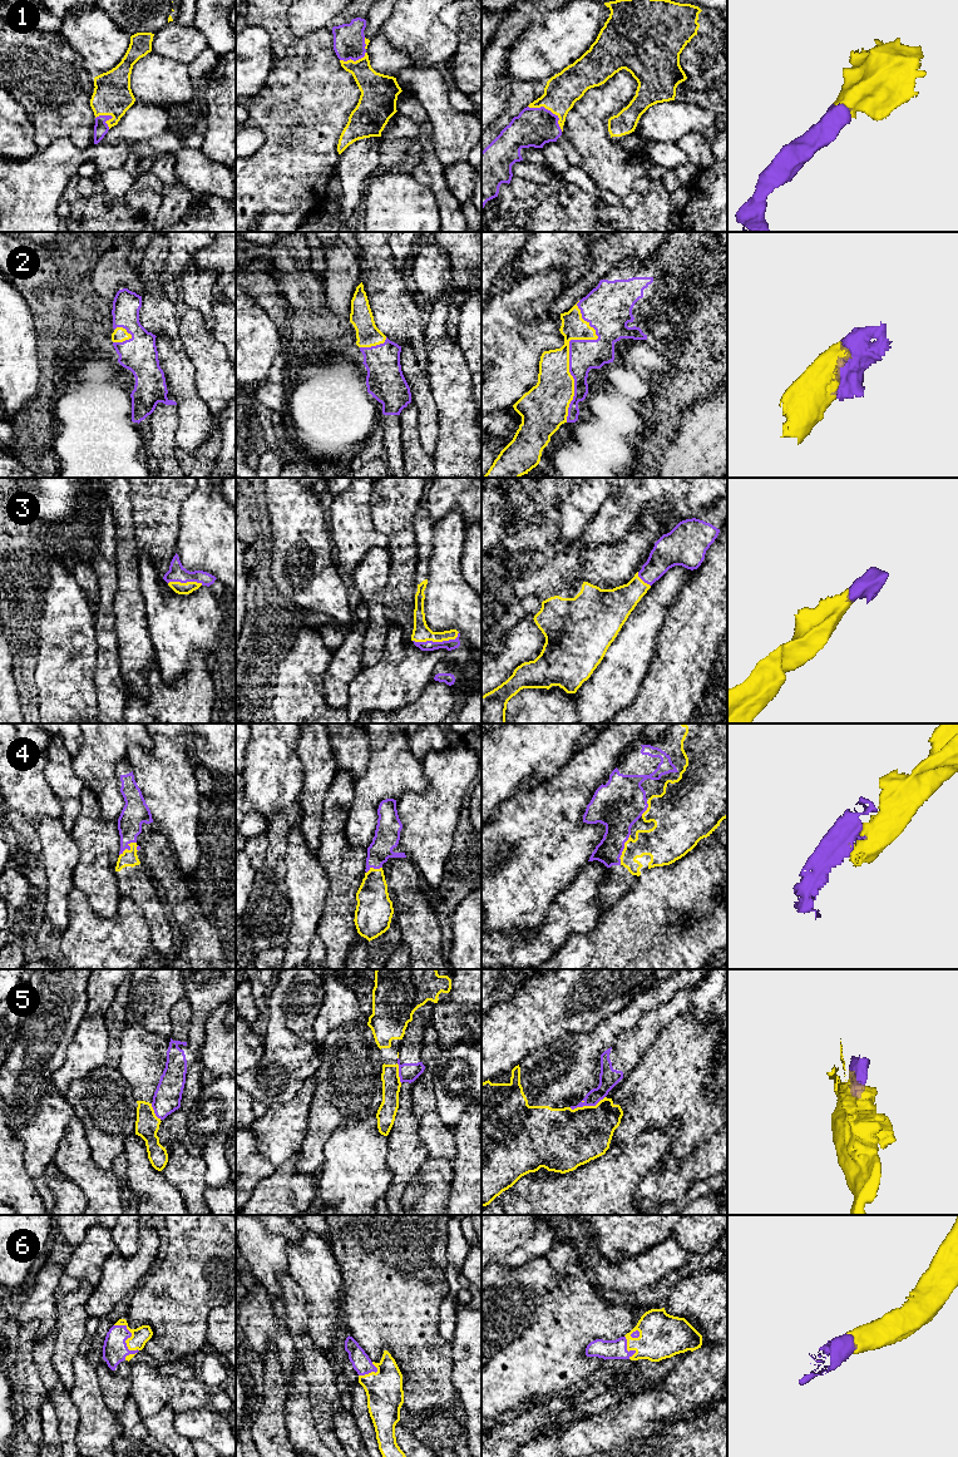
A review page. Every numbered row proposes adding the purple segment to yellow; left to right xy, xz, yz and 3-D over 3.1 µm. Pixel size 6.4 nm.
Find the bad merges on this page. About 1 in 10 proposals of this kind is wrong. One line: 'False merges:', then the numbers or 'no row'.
False merges: 5

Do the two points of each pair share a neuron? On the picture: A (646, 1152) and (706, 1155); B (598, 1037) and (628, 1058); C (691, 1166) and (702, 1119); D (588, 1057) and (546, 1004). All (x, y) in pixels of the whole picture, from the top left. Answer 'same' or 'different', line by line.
A: different
B: different
C: different
D: different

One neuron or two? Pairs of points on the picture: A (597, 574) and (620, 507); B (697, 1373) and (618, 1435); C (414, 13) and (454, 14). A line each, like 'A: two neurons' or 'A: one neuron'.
A: two neurons
B: one neuron
C: two neurons

